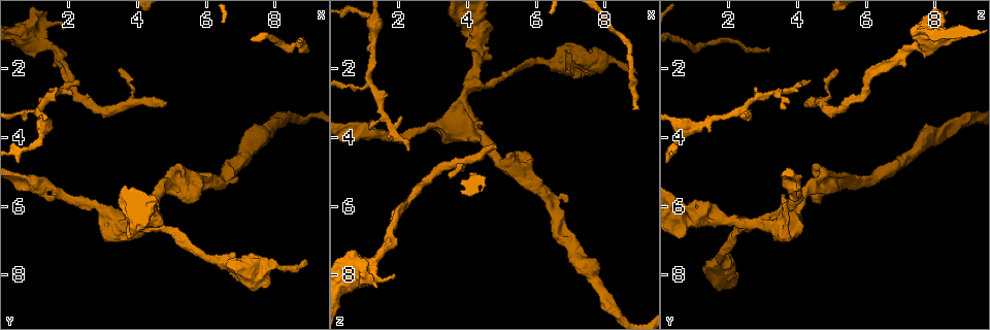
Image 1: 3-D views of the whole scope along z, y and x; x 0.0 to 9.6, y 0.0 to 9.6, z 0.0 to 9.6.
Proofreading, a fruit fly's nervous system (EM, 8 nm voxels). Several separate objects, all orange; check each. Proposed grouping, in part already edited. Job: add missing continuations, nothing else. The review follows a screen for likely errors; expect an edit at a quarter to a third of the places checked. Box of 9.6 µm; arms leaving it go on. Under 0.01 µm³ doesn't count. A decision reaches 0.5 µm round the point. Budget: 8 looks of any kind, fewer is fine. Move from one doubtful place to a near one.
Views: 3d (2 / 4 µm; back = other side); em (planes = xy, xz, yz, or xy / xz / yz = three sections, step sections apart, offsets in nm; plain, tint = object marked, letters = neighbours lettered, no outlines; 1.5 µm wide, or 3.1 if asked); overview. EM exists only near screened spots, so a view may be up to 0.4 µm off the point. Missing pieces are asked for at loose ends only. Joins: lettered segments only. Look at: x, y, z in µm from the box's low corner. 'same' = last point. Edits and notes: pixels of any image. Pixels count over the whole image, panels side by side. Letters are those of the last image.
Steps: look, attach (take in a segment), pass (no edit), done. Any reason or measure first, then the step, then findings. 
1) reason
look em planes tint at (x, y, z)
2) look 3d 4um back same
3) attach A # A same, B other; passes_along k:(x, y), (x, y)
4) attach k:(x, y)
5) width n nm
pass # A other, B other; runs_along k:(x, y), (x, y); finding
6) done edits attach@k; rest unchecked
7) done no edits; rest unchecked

look em planes letters at (1.25, 3.25, 3.60)

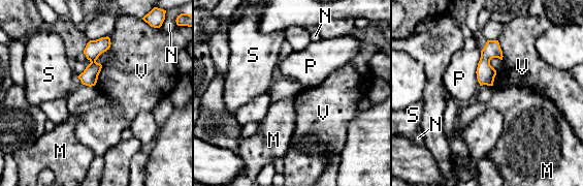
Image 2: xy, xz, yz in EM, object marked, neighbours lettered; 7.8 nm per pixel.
pass # M other, N other, P other, S other, V other; border 2:(102, 65), (97, 82), (94, 85); none of them fits

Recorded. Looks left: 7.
branch stops here
look em xy step 4 letters at (4.85, 2.95, 4.30)

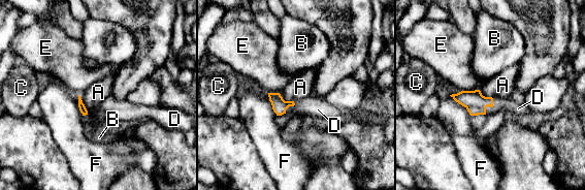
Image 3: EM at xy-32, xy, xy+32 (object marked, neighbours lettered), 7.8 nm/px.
cut it another way
look em planes letters same

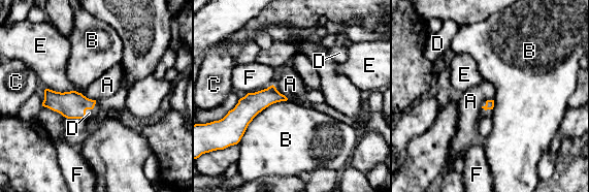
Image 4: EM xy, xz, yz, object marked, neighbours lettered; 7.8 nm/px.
longest_contact B 500 nm
attach 4:(89, 113) # A other, B other, C other, D same, E other, F other; it goes on there

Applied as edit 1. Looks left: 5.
see it whole again
look overview

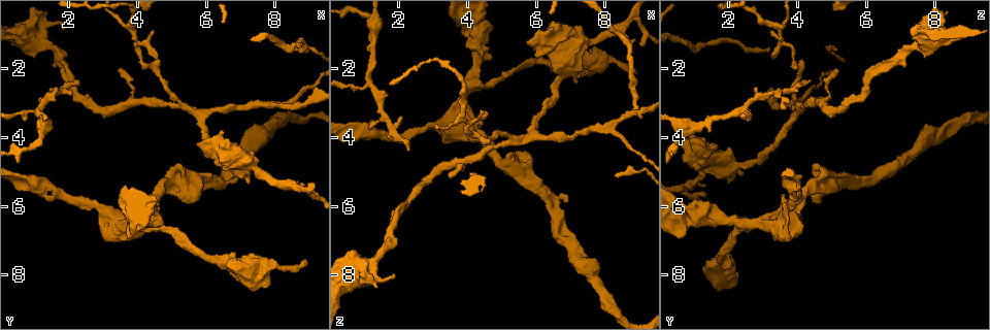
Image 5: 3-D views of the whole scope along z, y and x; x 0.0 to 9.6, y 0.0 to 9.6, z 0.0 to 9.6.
branch stops here
look em xy step 8 letters at (5.70, 5.85, 4.50)

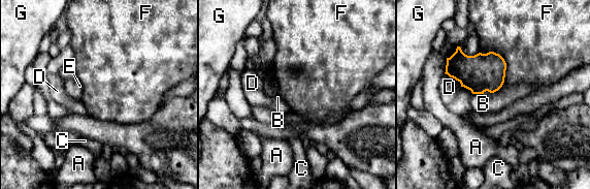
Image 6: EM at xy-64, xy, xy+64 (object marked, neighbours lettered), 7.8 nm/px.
pass # A other, B other, C other, D other, E other, F other, G other; no lettered segment goes on from it

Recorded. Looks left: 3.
done edits attach@4; rest unchecked

